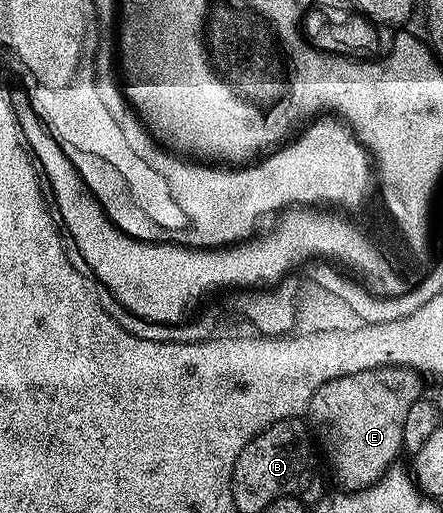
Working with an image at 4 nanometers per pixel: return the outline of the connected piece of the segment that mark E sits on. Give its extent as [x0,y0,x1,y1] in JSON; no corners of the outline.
[307,367,423,491]

